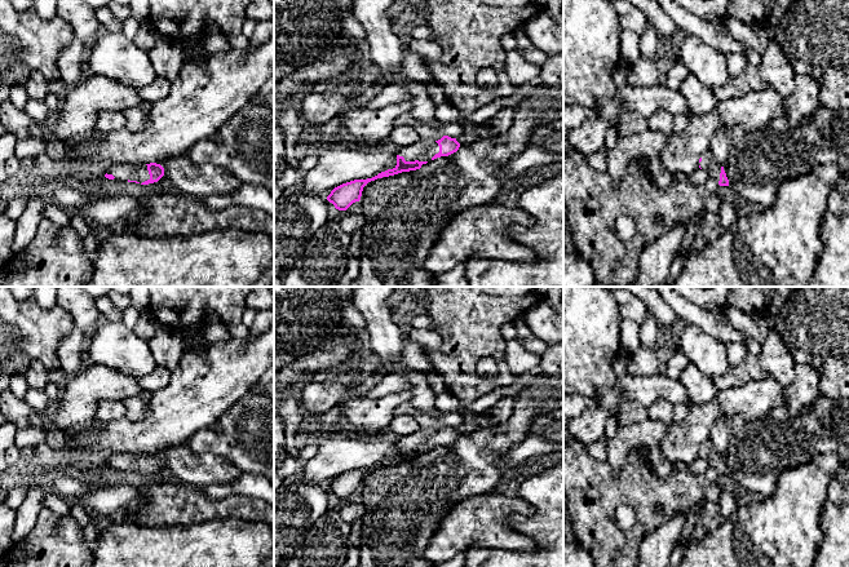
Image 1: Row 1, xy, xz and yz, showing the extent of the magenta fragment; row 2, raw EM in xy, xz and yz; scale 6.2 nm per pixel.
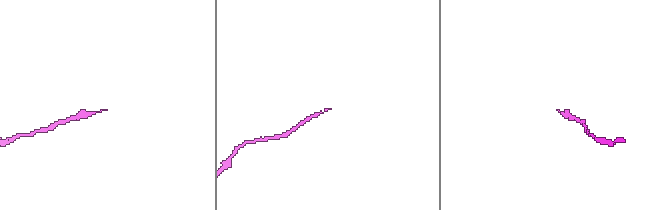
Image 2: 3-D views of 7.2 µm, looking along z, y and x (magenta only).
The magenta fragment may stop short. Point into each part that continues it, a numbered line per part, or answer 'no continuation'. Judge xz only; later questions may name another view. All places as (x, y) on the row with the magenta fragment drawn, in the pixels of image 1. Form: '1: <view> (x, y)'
1: xz (425, 149)

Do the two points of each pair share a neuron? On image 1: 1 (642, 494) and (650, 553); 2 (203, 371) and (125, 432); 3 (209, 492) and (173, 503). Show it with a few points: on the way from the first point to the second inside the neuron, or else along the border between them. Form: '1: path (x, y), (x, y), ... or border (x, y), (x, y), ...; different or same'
1: border (672, 517), (644, 537), (639, 553); different
2: path (186, 390), (145, 432); same
3: border (197, 488), (212, 499), (221, 499), (235, 494); different

